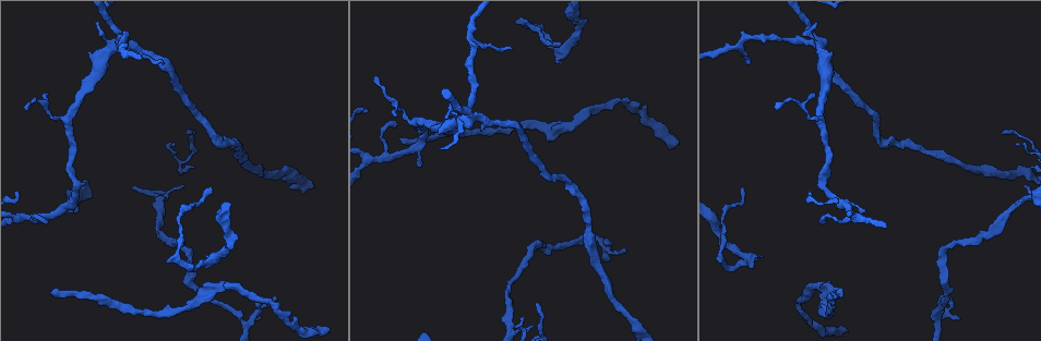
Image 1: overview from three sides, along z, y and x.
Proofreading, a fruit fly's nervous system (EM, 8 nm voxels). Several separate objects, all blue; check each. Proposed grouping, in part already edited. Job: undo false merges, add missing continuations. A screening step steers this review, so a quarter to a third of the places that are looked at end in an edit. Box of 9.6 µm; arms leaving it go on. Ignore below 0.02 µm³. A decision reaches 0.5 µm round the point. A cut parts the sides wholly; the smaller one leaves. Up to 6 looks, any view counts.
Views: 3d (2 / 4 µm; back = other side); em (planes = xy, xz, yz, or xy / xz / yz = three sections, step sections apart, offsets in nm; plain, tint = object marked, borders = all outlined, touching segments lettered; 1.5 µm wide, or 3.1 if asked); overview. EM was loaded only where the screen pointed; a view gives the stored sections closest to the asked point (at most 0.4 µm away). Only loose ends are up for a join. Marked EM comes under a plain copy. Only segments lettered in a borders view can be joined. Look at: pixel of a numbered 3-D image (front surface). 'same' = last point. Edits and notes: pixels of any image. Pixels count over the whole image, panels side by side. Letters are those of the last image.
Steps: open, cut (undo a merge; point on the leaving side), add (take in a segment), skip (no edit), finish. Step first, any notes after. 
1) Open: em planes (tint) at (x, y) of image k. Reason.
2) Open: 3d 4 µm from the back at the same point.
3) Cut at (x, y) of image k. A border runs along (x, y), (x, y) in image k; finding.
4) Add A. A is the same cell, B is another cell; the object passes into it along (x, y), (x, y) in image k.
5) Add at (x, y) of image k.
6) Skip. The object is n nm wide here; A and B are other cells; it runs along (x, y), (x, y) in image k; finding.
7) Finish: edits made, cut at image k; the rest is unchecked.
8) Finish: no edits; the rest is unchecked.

Open: em planes (tint) at (676, 145) of image 1. An open end.

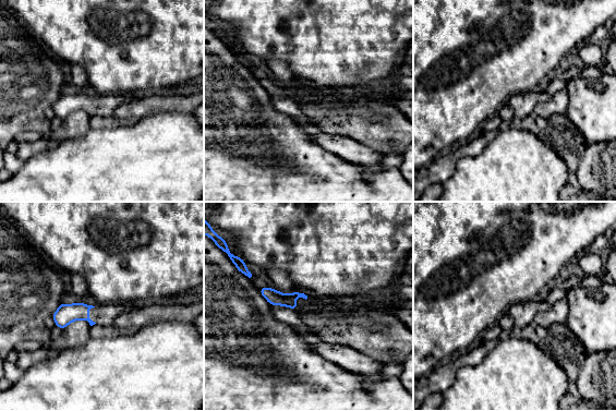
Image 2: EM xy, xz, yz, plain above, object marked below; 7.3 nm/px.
Open: em planes (borders) at the same point.

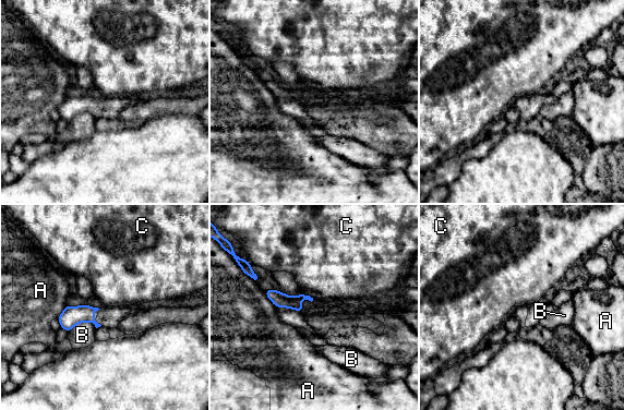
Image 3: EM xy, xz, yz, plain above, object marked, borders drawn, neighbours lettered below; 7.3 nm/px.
Skip. A, B and C are other cells; none of them fits.

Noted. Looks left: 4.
Open: em planes (borders) at (951, 296) of image 1. Free end.

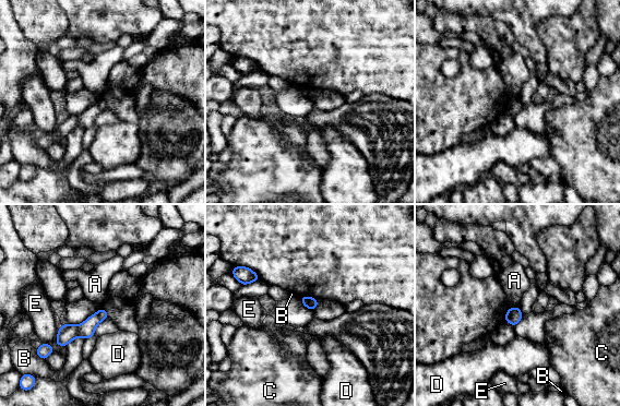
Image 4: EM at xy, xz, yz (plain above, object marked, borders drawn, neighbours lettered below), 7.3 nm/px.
Skip. A, B, C, D and E are other cells; a border runs along (516, 306), (510, 308) in image 4; none of them fits.

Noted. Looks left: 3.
Open: em planes (borders) at (182, 262) of image 1. Sharp bend.

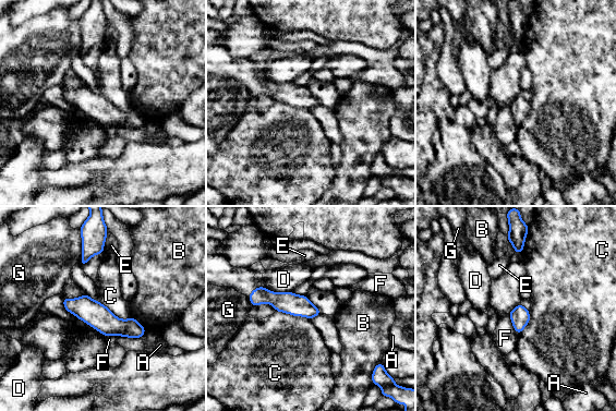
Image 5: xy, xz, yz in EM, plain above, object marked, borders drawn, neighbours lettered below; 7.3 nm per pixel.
Skip. The longest contact is with C, 280 nm; A, B, C, D, E, F and G are other cells; a border runs along (97, 300), (118, 317), (131, 317) in image 5; continuous, no second cell.

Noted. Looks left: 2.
Finish: no edits; the rest is unchecked.

